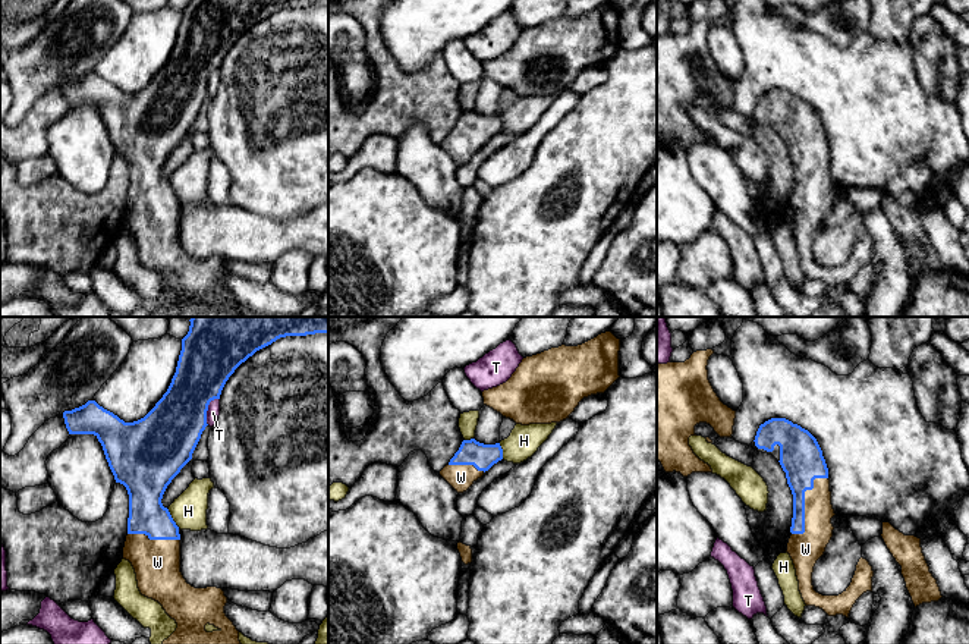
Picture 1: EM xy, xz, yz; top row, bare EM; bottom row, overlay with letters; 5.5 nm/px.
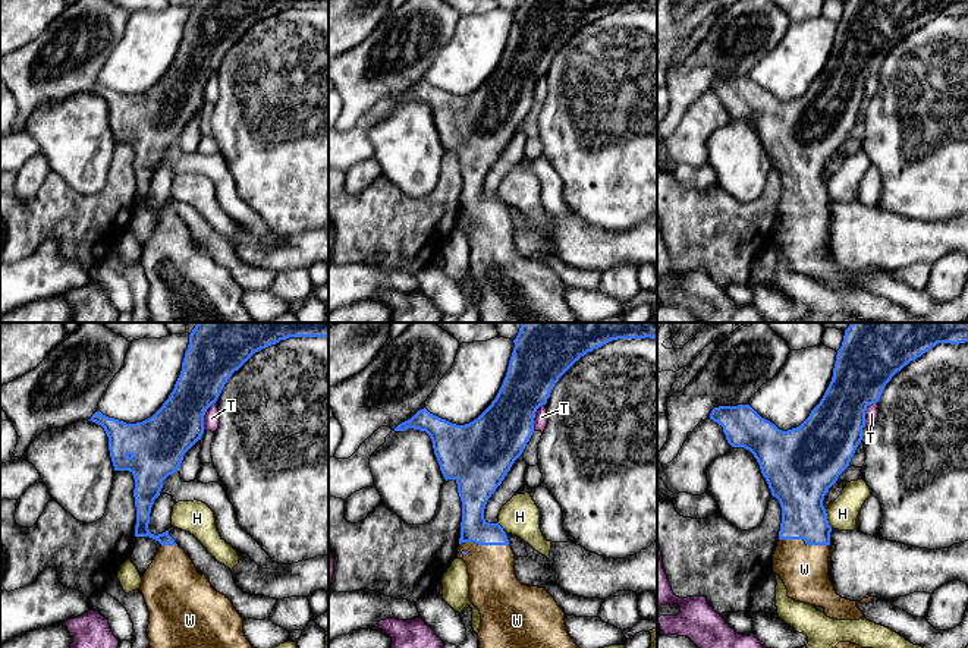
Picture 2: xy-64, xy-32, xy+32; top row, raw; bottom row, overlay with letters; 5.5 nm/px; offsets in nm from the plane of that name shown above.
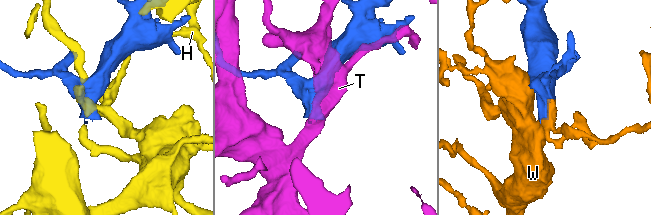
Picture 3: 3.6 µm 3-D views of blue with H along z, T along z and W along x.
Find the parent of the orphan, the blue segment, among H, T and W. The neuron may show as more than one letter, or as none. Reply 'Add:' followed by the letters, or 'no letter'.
Add: W

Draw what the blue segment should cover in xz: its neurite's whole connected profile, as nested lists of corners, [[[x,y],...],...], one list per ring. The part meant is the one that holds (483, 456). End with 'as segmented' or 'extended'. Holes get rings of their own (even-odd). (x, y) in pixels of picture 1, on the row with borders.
[[[475,439],[463,440],[440,475],[457,491],[466,491],[494,464],[503,459],[500,443],[484,444]]] | extended

